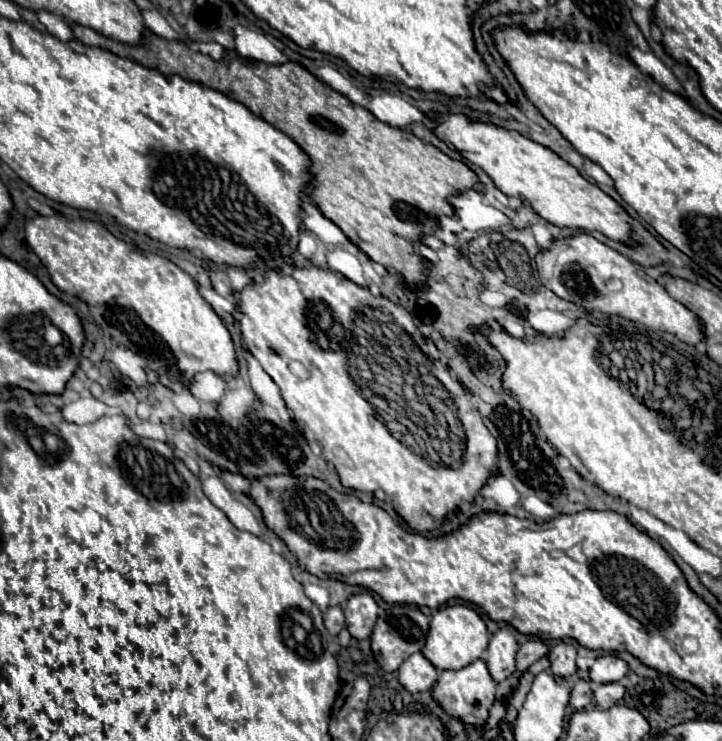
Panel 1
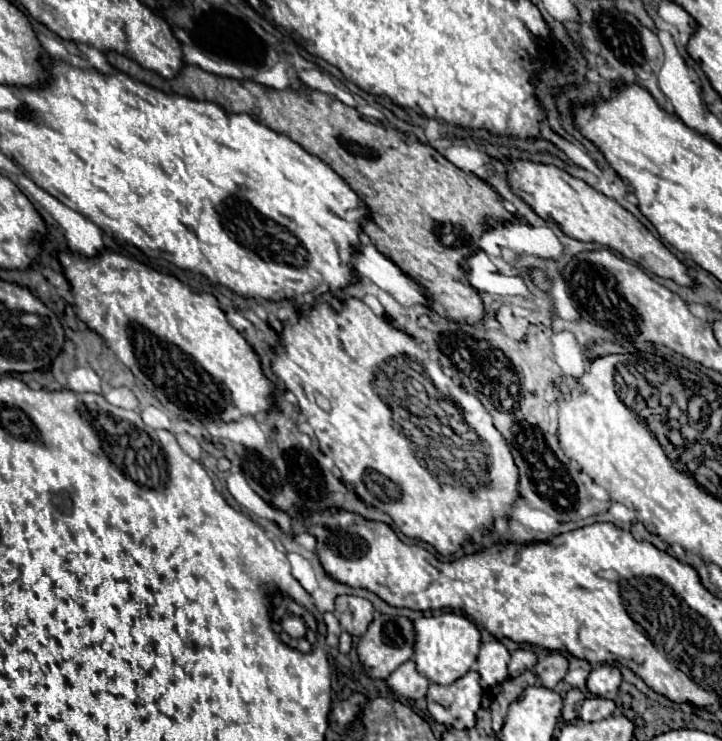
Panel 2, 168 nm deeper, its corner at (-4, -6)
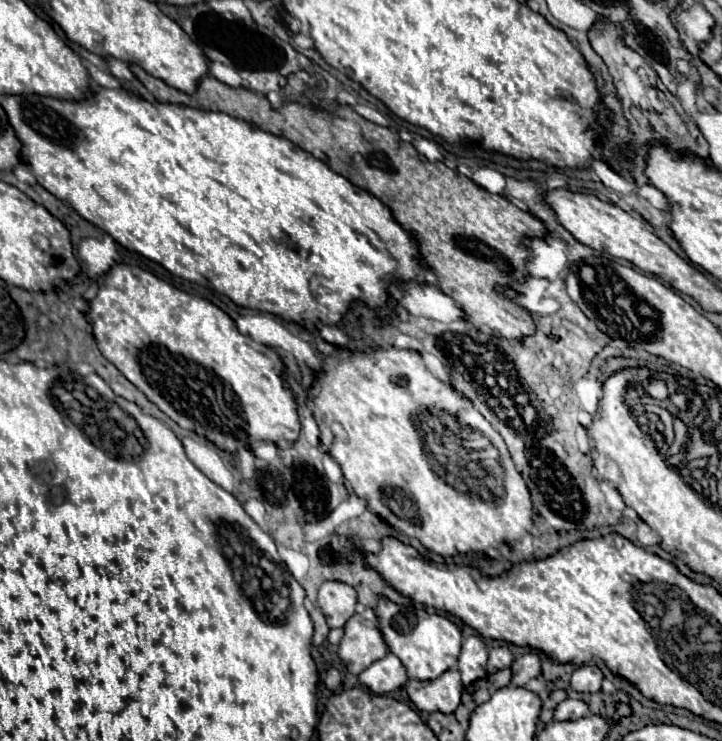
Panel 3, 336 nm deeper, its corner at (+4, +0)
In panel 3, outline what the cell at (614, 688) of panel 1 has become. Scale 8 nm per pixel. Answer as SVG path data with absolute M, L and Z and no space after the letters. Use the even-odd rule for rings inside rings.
M566 699L554 709L554 721L574 721L588 715L590 715L588 705L580 699Z

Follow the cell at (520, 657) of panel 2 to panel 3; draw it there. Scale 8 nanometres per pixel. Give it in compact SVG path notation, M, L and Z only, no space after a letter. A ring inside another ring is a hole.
M508 647L490 649L490 653L488 653L488 663L486 663L486 671L488 671L488 673L496 673L496 671L500 671L500 669L510 667L512 661L514 661L514 655L510 653Z

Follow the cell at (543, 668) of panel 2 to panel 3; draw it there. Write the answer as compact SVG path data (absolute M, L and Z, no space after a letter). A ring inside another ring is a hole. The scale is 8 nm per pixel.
M536 653L522 655L522 657L512 661L510 669L512 669L512 685L514 687L524 687L530 679L540 675L540 671L542 671L540 657Z

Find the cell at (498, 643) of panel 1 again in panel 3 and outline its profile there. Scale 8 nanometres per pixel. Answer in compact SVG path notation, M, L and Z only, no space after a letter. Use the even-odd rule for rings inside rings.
M468 637L462 643L462 651L458 655L458 671L462 675L464 685L486 677L486 659L488 649L480 637Z

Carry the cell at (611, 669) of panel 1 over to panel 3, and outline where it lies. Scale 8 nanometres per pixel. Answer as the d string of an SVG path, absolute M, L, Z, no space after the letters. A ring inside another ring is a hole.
M584 665L584 667L578 667L572 673L570 687L574 691L580 691L580 693L598 693L600 685L602 685L602 679L604 677L602 677L602 671L598 667Z

